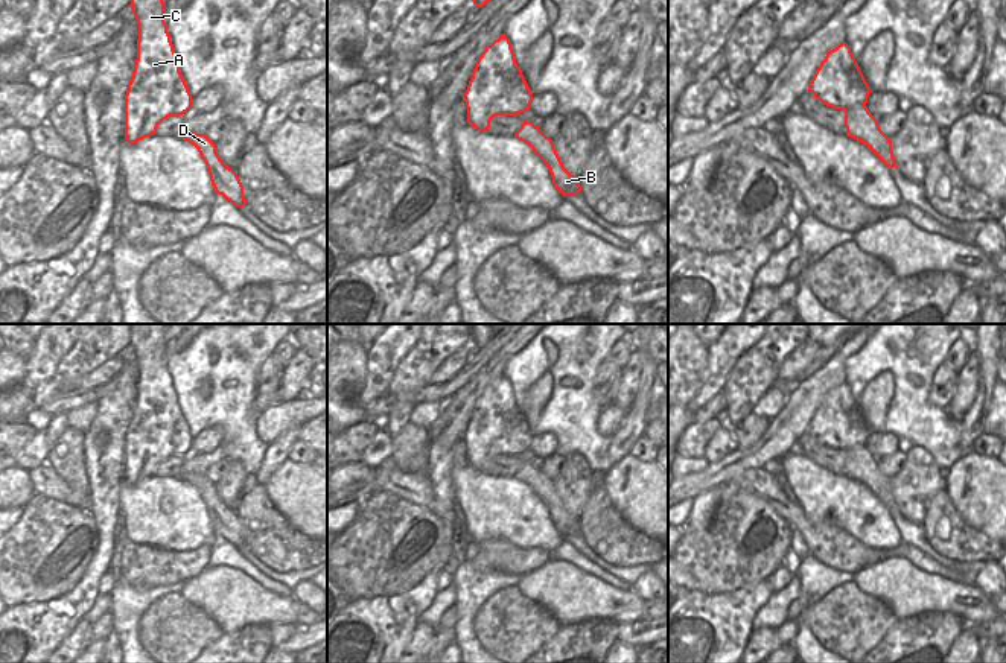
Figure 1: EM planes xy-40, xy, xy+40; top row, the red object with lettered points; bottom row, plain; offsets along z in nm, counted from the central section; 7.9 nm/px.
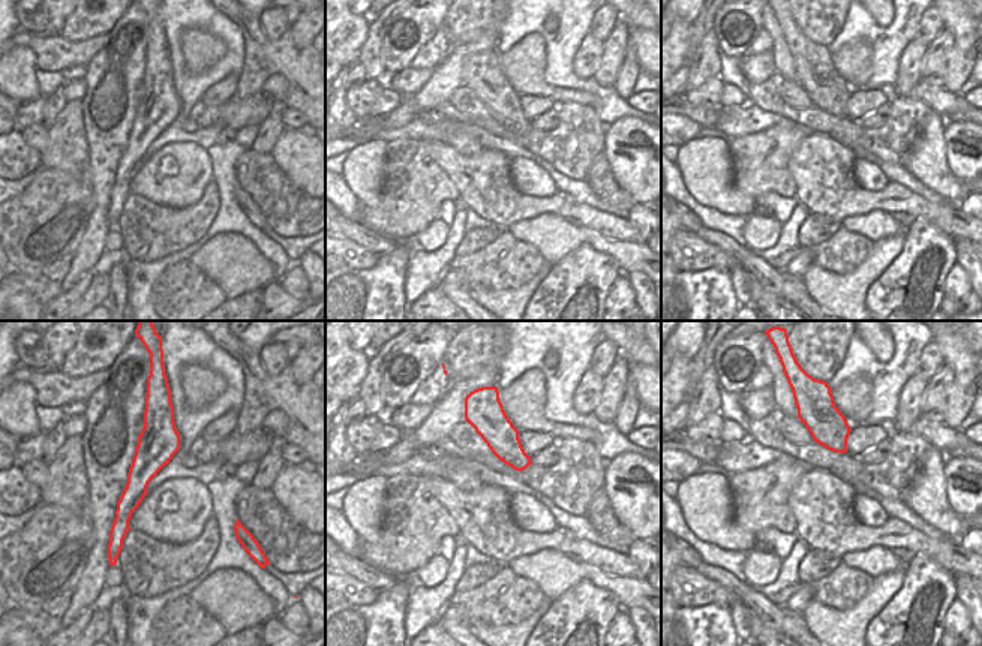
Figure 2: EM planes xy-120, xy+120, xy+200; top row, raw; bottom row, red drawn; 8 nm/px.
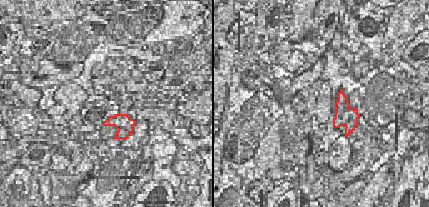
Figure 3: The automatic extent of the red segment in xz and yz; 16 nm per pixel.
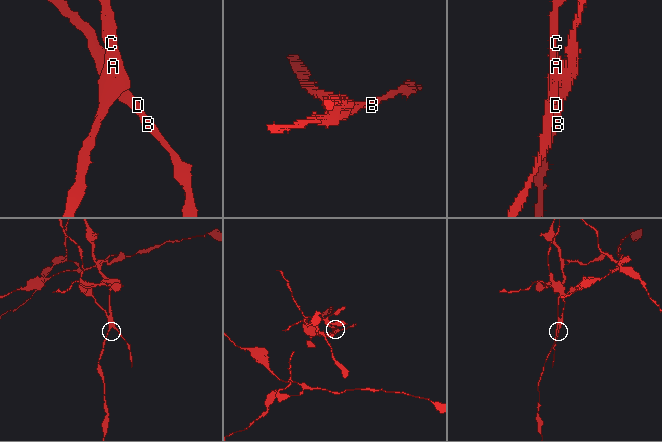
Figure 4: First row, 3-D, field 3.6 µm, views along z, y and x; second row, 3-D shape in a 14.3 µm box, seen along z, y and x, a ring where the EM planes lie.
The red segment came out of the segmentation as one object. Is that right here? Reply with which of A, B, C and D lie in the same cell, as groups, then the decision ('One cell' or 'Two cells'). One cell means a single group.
Groups: A C / B D. Two cells

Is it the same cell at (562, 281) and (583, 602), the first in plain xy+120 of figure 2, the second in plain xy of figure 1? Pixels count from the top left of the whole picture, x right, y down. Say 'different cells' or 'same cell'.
different cells

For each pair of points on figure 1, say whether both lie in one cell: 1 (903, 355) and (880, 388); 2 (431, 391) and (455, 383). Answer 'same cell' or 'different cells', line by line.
1: different cells
2: same cell

